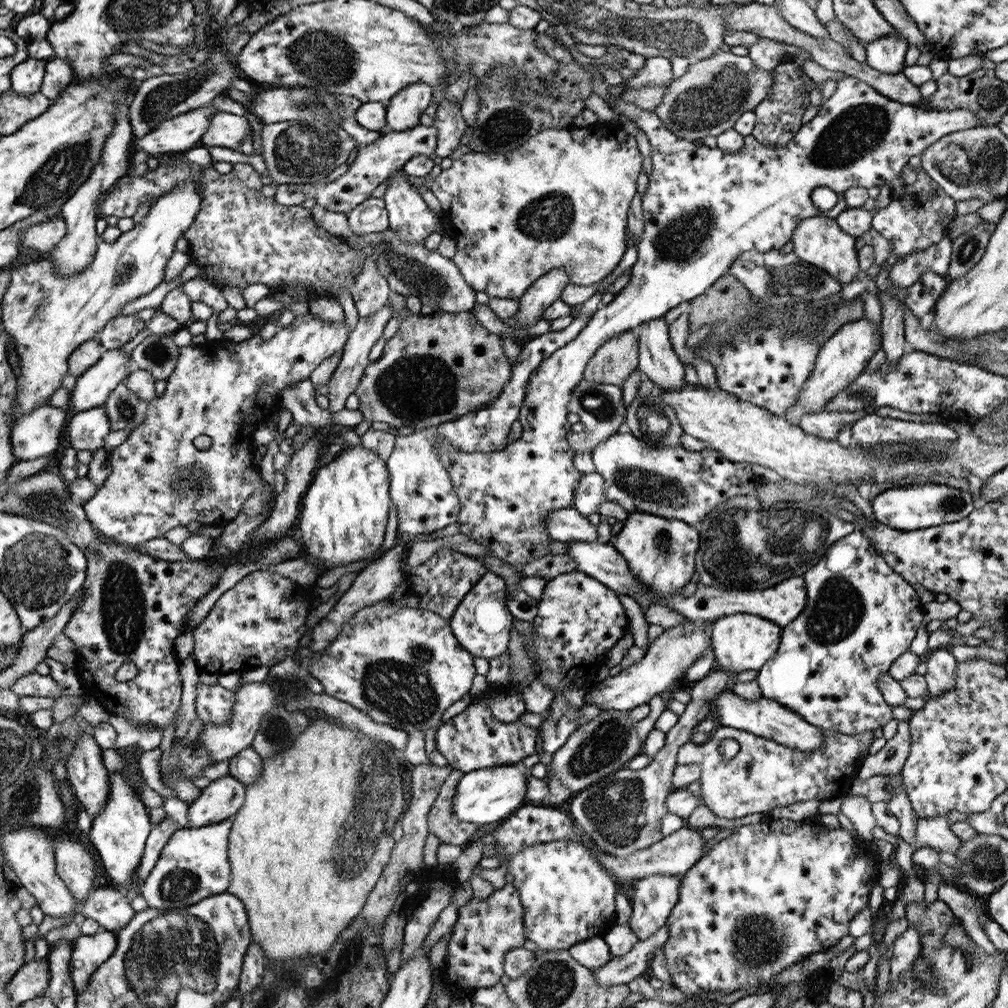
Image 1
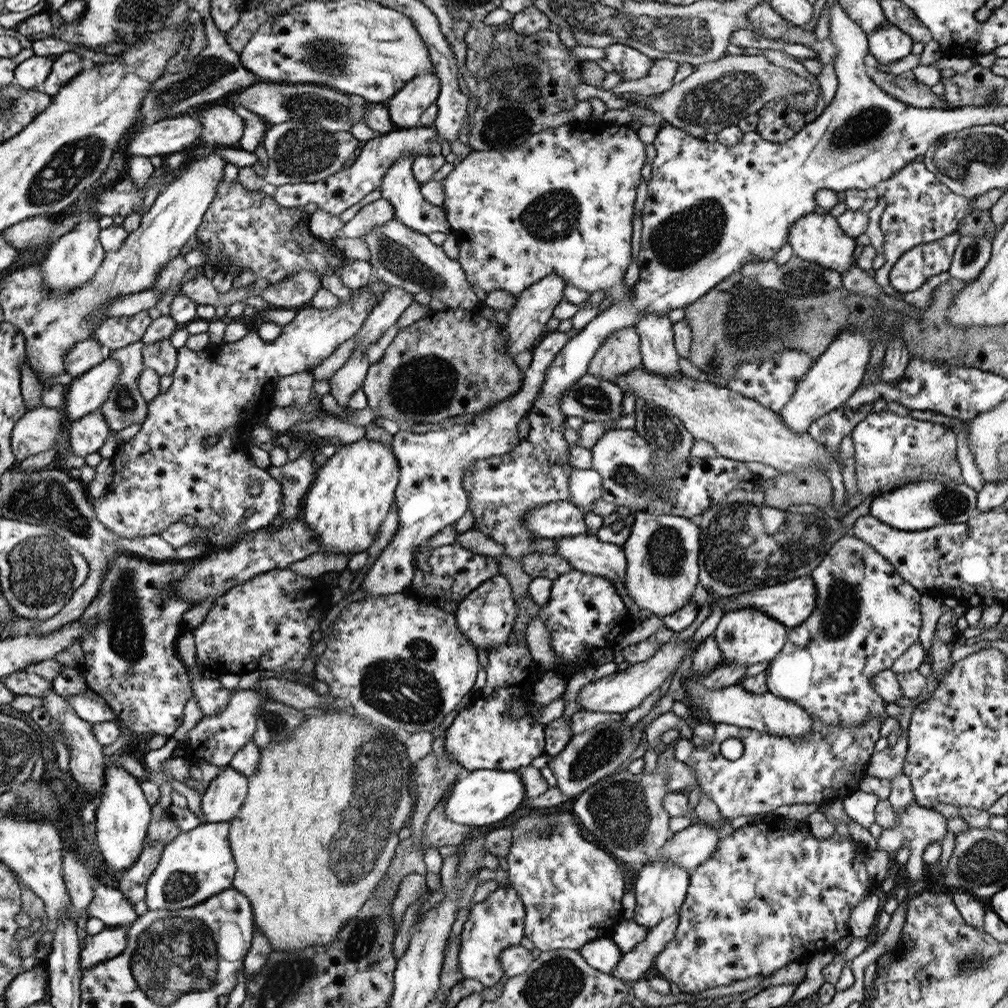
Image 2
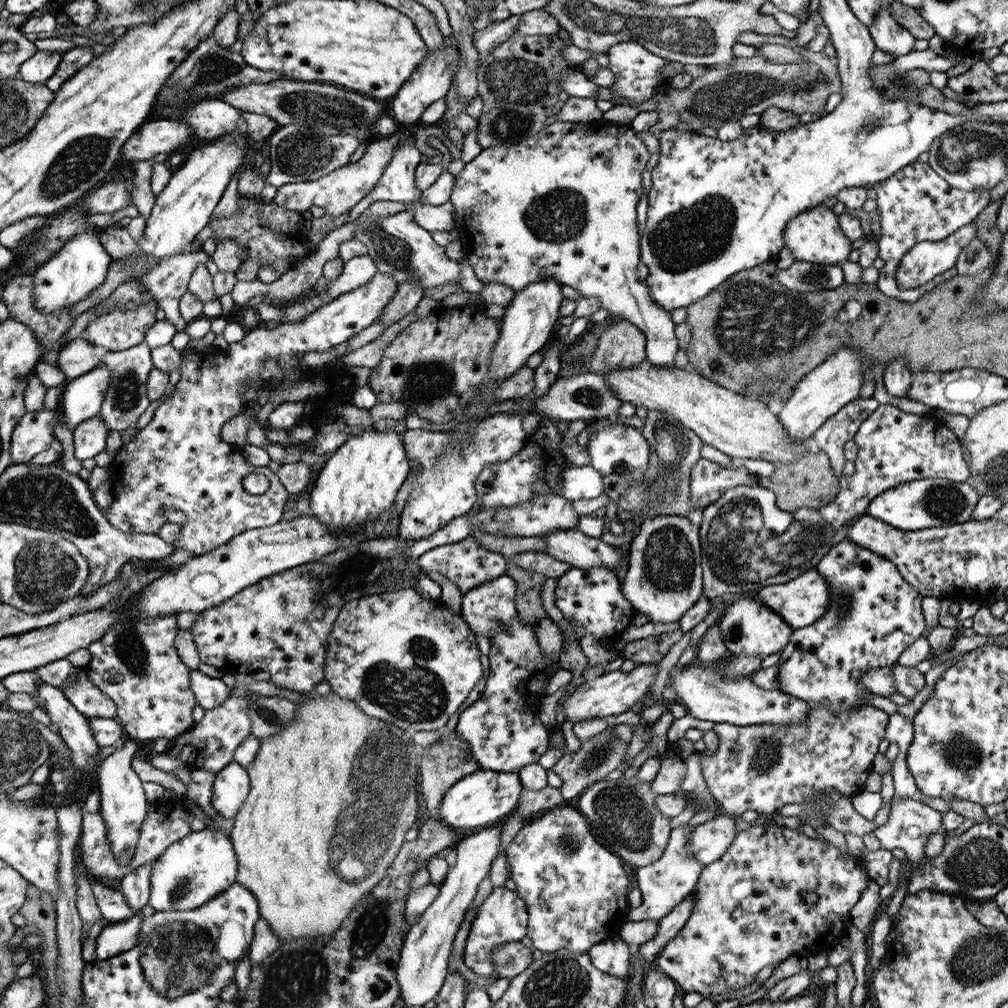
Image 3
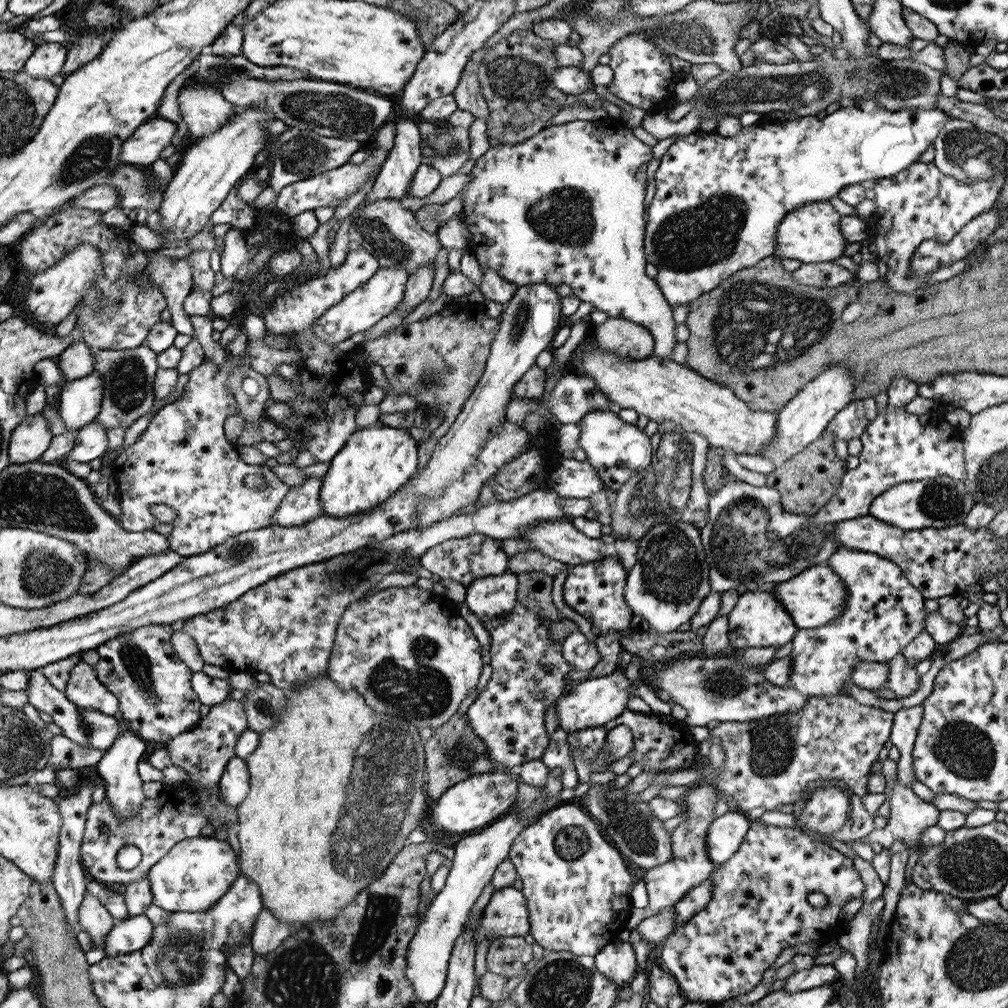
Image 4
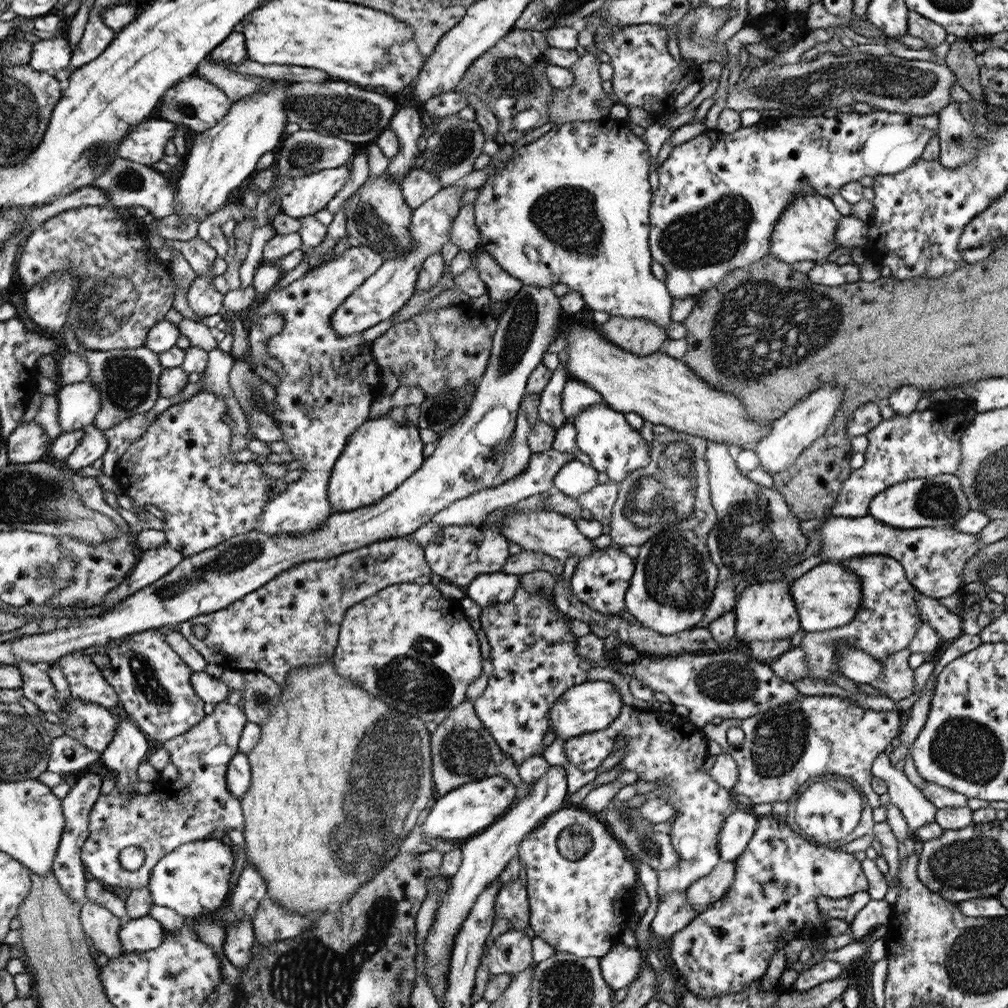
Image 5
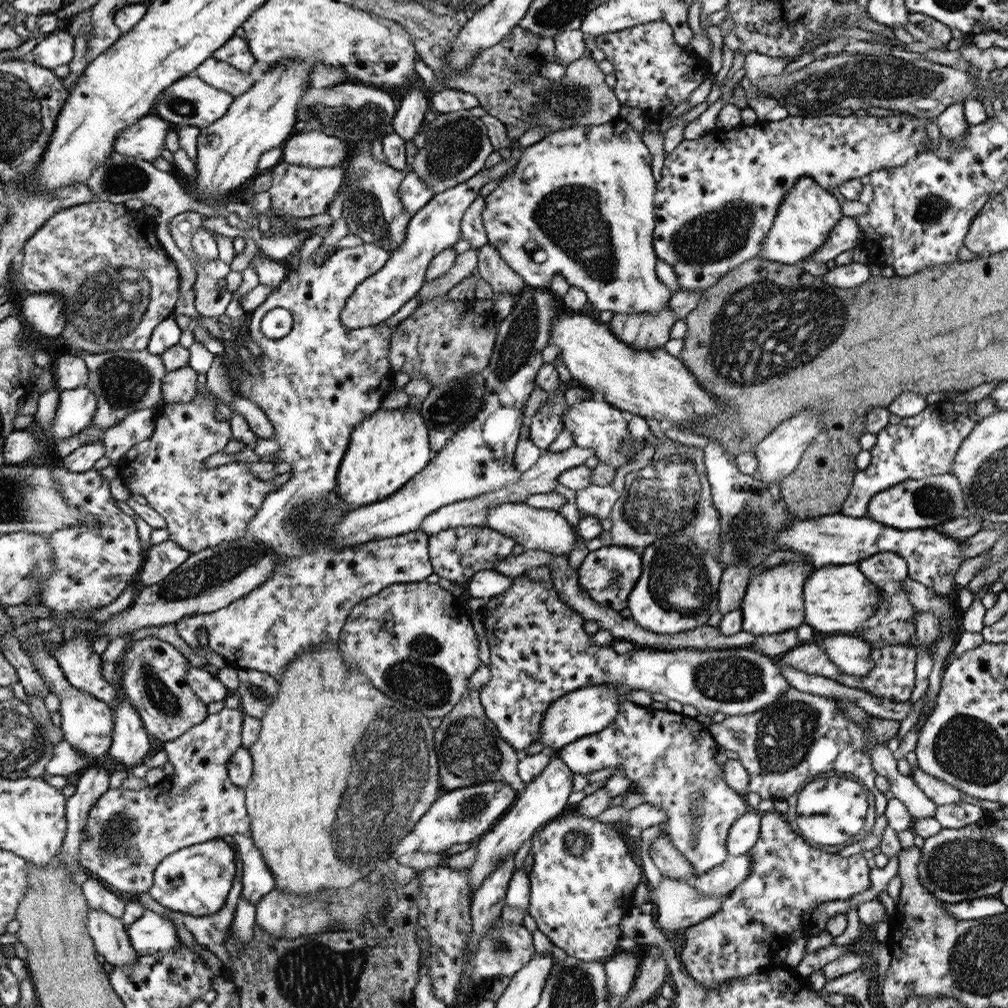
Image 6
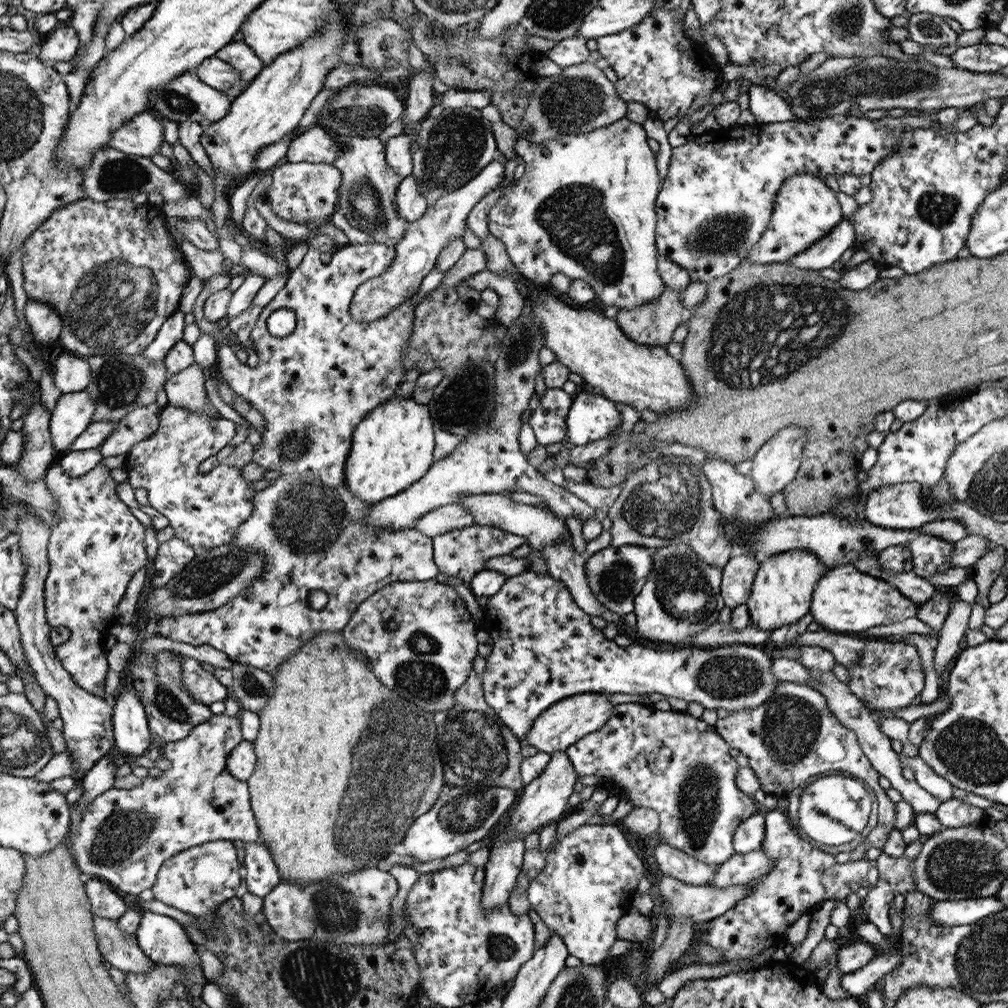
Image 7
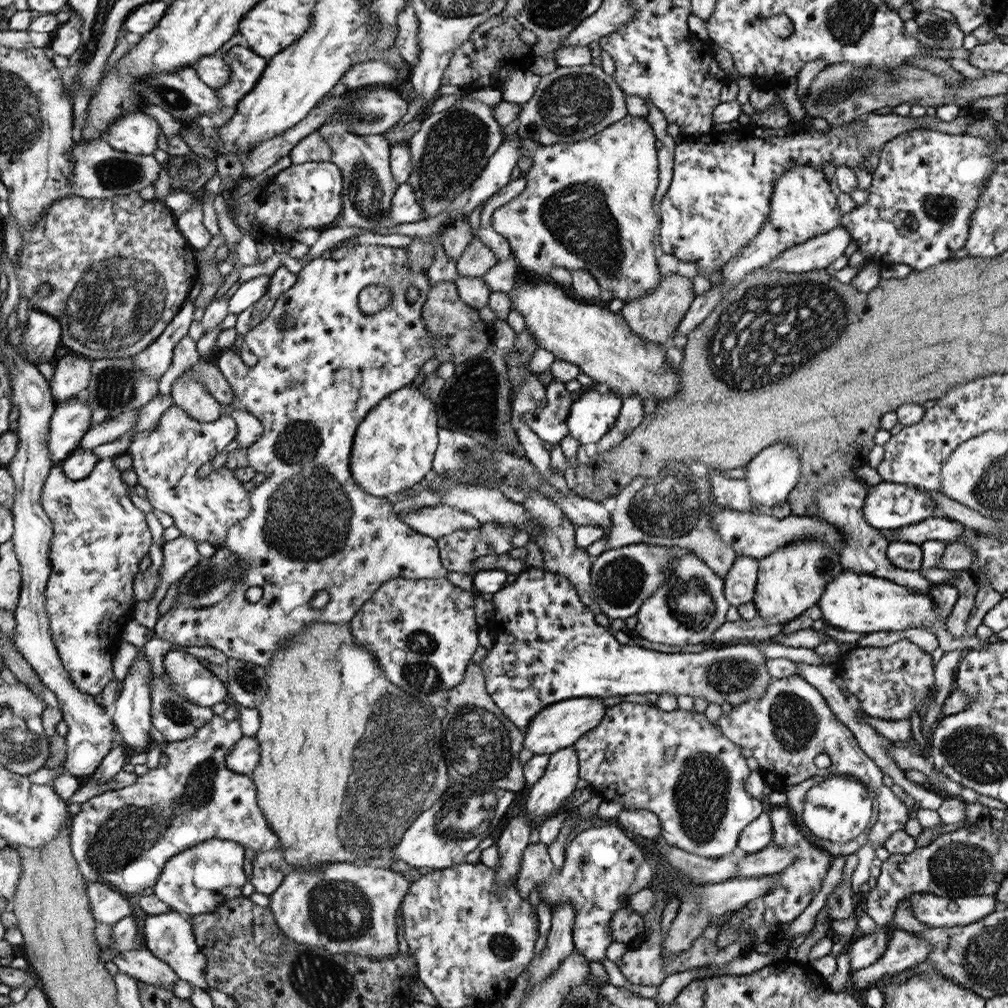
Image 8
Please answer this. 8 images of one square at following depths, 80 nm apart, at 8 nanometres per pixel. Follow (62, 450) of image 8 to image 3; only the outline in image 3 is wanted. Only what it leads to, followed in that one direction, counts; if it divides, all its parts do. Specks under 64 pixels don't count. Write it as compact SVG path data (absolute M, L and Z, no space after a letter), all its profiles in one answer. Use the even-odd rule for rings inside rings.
M98 365L78 378L68 380L57 411L61 421L70 429L89 418L98 416L108 394L112 371Z

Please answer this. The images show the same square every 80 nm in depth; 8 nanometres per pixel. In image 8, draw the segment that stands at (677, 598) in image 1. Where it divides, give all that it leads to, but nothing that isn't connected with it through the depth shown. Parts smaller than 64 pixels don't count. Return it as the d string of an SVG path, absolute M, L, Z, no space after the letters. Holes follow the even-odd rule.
M843 570L835 579L825 584L817 606L822 612L826 625L838 630L854 633L902 632L908 629L922 628L923 625L937 630L948 630L948 617L938 619L935 604L929 595L920 594L917 590L900 586L885 578L858 574Z

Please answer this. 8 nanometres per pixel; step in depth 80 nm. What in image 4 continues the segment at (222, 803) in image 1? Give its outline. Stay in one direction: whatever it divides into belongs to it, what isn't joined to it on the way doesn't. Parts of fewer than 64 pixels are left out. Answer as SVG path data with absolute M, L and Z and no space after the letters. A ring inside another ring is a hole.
M234 756L219 780L219 796L228 806L237 806L247 798L251 788L251 775L246 762Z

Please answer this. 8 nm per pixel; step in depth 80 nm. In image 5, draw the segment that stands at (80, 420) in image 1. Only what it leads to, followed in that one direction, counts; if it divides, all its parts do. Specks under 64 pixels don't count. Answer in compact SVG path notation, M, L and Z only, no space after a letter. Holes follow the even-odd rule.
M94 425L88 426L84 436L80 439L78 446L66 459L70 469L78 472L84 466L91 466L95 460L107 451L107 440L103 431Z

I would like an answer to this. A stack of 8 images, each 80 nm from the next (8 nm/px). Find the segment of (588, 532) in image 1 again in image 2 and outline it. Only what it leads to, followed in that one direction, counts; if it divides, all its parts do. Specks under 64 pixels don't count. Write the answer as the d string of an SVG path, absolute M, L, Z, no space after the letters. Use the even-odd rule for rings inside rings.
M570 500L534 507L522 519L528 532L544 538L568 538L586 535L588 528L584 522L585 514Z

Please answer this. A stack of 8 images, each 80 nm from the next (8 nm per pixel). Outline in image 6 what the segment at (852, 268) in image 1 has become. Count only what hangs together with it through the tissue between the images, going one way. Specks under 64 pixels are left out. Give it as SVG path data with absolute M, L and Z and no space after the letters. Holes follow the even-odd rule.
M799 178L780 203L772 228L764 239L763 251L758 257L798 265L824 246L830 231L842 217L840 203L831 191L818 186L812 178Z

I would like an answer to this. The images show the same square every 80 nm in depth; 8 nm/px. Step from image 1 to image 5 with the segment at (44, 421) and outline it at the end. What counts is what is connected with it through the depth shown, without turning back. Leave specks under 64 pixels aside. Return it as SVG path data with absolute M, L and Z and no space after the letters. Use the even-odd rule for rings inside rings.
M34 420L24 422L9 436L8 458L12 464L36 462L46 454L51 441L44 428Z

